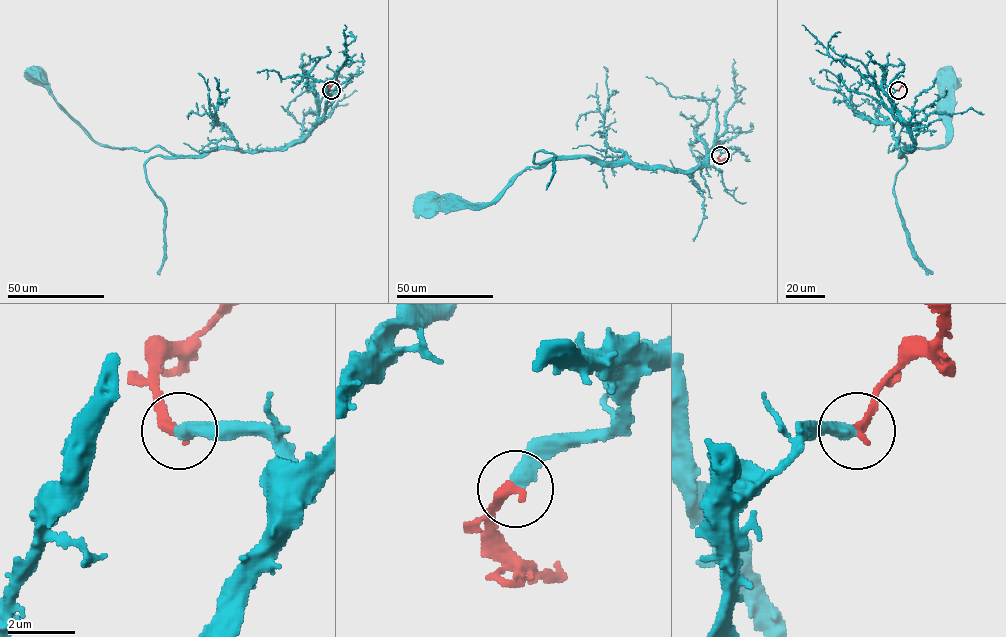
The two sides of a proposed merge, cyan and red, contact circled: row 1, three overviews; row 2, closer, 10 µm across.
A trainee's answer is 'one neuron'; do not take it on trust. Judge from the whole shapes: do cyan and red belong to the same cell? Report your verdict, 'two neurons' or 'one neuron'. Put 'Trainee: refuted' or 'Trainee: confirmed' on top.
Trainee: confirmed
one neuron

